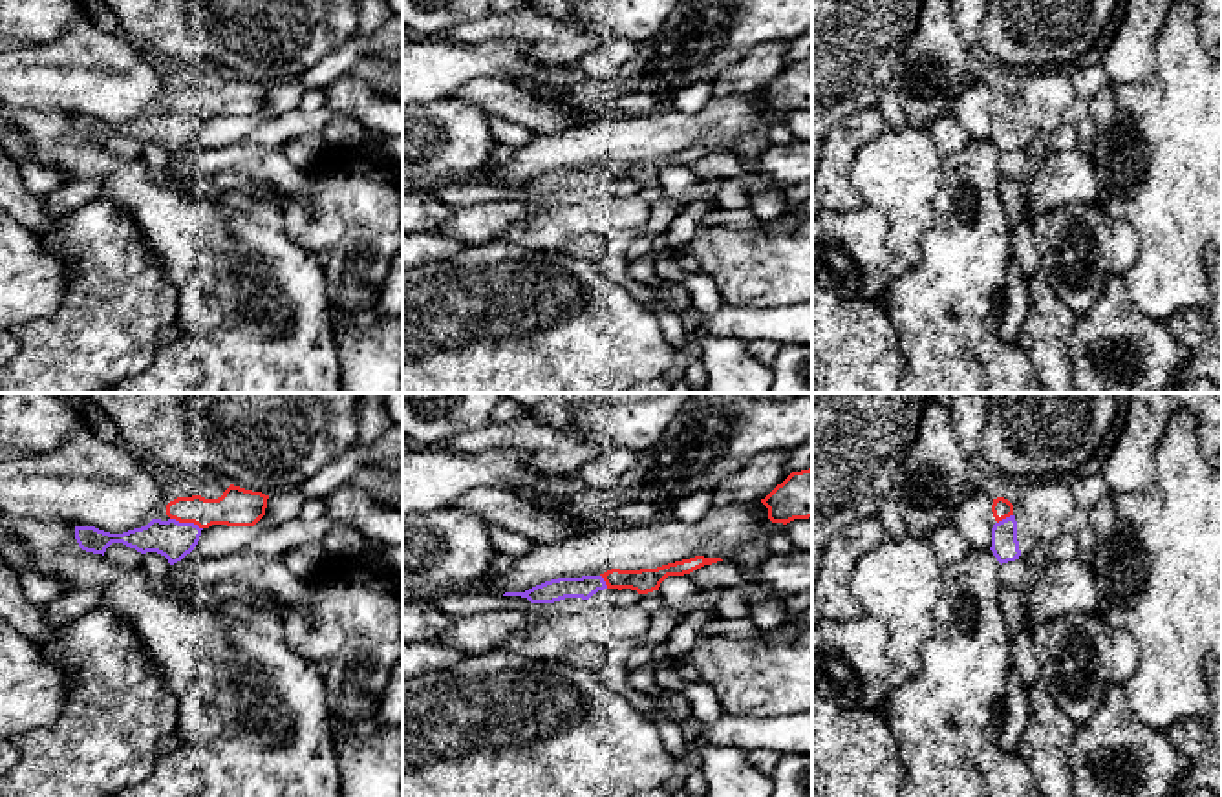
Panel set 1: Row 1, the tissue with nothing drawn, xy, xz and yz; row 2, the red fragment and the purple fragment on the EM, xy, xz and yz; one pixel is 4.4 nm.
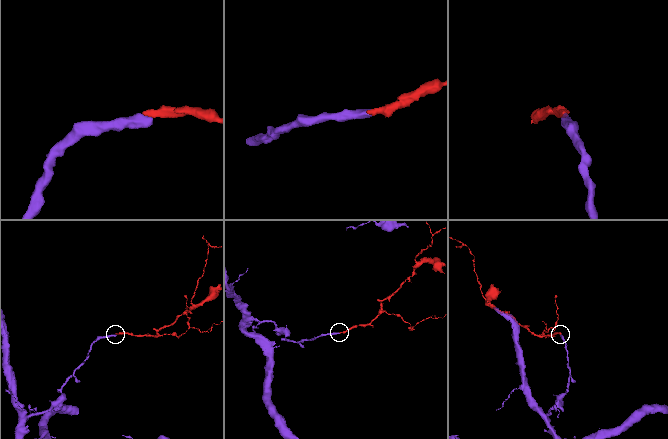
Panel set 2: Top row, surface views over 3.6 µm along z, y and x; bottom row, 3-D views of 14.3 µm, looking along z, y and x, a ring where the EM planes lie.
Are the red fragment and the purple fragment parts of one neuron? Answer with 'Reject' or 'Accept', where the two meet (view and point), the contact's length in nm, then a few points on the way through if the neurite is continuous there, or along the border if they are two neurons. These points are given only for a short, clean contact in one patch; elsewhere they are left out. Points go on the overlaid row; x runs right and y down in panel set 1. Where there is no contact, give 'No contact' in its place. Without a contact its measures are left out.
Accept. Touches red at xy (187, 521). Shared border 150 nm

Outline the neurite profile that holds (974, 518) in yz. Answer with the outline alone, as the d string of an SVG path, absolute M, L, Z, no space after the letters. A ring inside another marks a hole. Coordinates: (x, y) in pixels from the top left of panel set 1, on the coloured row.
M971 490L962 497L951 515L951 525L968 539L973 548L992 547L992 528L997 523L992 512L993 499Z

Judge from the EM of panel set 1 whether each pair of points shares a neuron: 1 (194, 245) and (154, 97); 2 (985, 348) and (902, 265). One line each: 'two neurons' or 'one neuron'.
1: two neurons
2: two neurons

